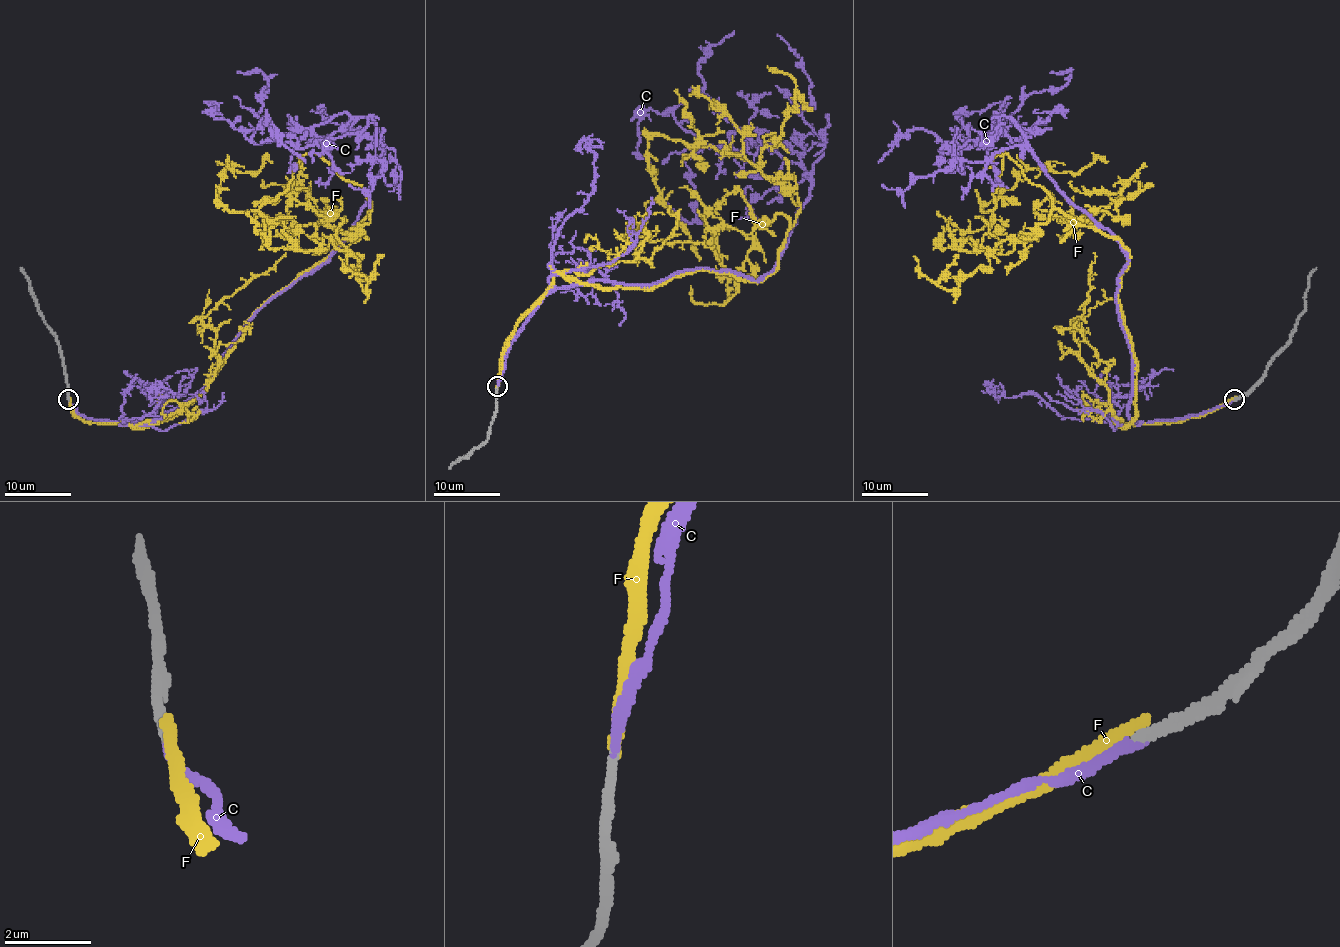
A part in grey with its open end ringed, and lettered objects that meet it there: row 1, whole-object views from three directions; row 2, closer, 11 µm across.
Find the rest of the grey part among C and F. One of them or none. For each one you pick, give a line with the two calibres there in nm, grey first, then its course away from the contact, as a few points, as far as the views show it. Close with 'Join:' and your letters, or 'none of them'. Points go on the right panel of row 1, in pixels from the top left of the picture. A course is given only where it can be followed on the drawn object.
C: 280 nm thick on the grey side, 240 nm on the other; it runs (1236, 399), (1129, 417), (1116, 302), (1128, 252), (1013, 119), (993, 114), (993, 132), (1068, 81), (1050, 73)
Join: C

